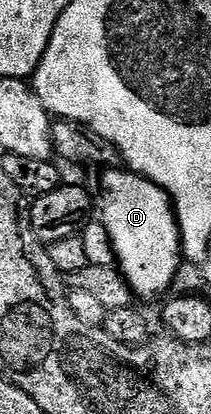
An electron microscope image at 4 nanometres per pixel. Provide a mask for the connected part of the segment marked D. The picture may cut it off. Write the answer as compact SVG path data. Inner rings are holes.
M116 166L106 169L103 180L103 197L98 197L97 212L112 242L114 259L117 267L127 279L127 285L136 297L143 300L155 300L158 296L166 297L175 275L179 272L179 264L184 263L183 243L179 237L179 223L175 220L175 207L171 205L171 197L165 189L157 186L153 181L145 179L137 172L128 171L127 180L122 180L124 169Z

